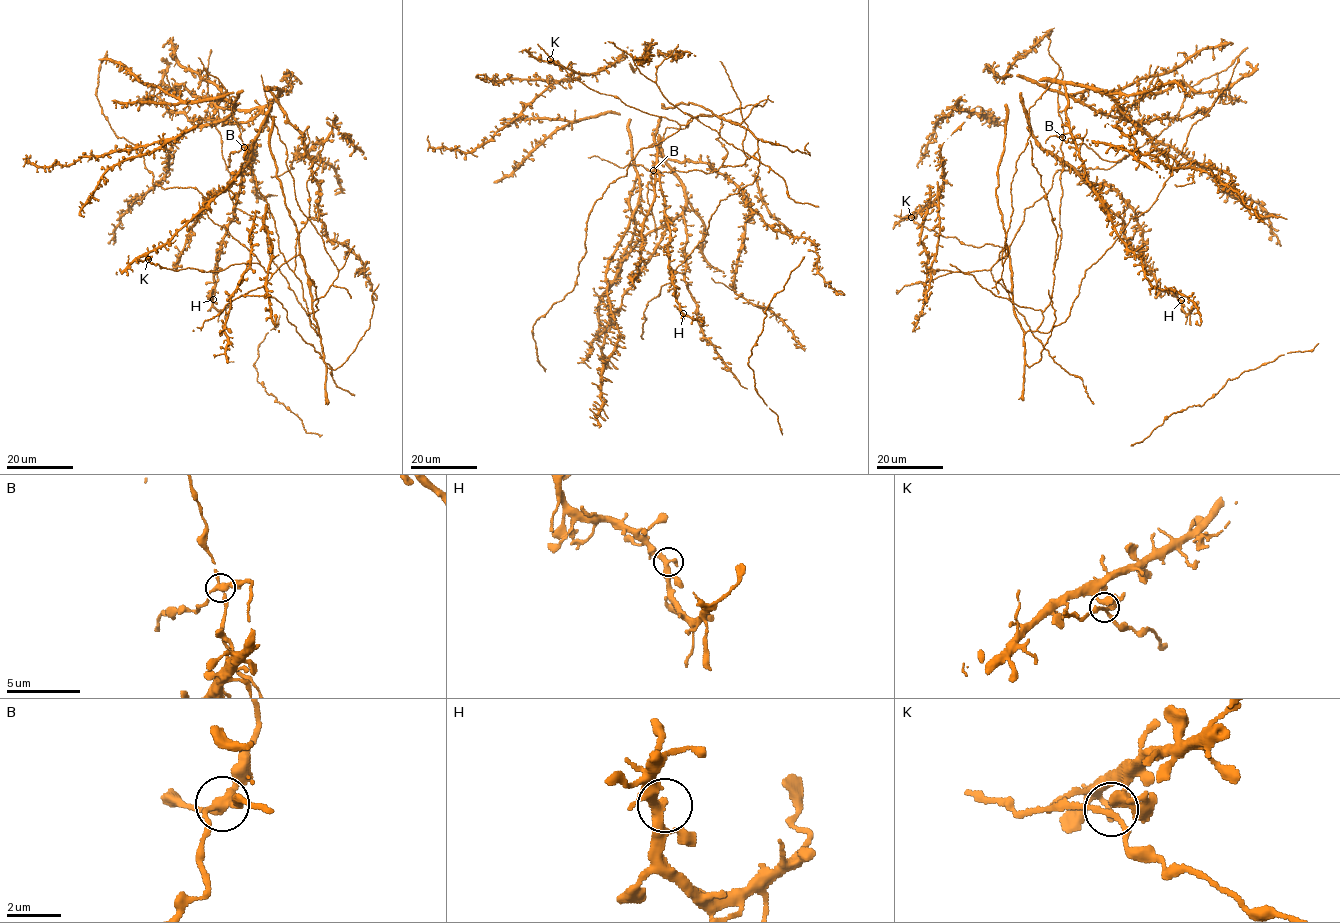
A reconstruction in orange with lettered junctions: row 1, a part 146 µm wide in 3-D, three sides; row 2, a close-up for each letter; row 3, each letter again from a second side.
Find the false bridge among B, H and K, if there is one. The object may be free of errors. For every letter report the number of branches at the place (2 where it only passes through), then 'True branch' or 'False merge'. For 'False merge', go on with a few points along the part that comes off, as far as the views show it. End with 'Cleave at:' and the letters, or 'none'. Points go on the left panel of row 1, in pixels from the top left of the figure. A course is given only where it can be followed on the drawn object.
B: Branches: 4. False merge. Course of the part to remove: (244, 146), (231, 152), (230, 167), (227, 159)
H: Branches: 4. True branch
K: Branches: 4. True branch
Cleave at: B

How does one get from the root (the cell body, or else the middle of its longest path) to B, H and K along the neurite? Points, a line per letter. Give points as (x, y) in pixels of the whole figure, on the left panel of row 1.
B: (318, 326), (319, 336), (310, 324), (301, 281), (278, 247), (275, 220), (244, 158), (244, 146)
H: (318, 326), (319, 336), (245, 161), (217, 256), (213, 299)
K: (318, 326), (311, 279), (298, 254), (272, 273), (256, 262), (206, 272), (188, 267), (173, 271), (148, 259)

